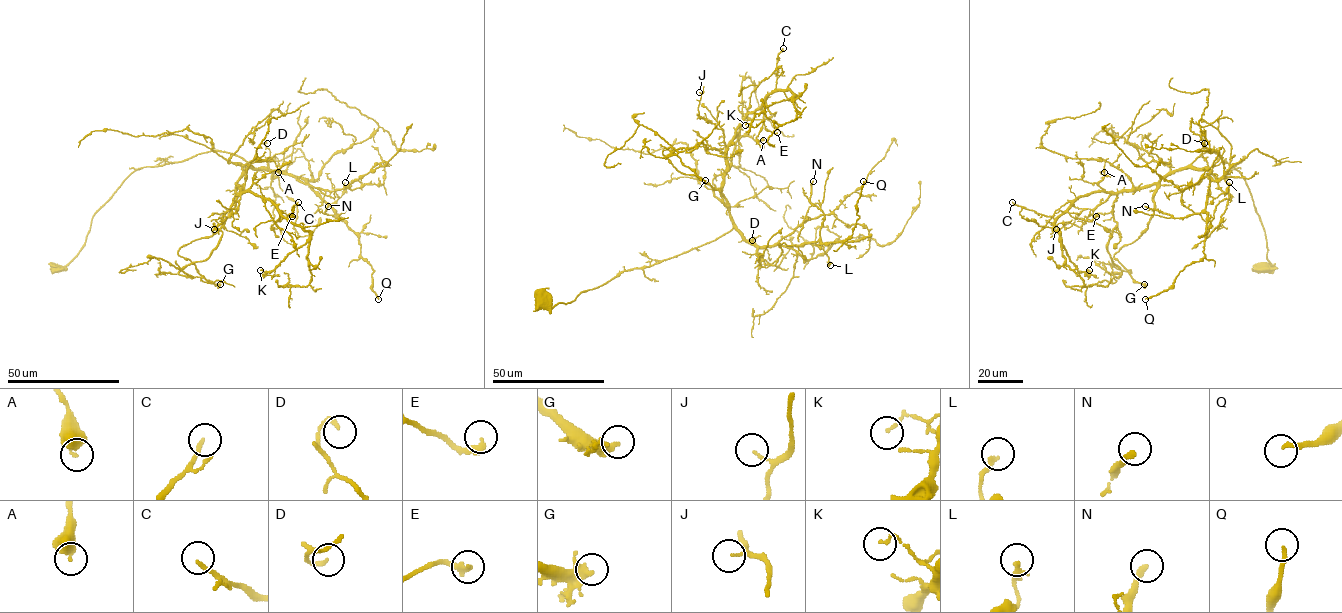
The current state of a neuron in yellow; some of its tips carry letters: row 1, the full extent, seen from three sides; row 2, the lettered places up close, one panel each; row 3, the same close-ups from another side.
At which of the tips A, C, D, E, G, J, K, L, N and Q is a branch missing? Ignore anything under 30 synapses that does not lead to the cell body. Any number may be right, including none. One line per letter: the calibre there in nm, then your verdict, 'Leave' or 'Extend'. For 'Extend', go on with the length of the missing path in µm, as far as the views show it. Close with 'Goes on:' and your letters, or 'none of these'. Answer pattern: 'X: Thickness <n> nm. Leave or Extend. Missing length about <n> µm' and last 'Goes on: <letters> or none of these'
A: Thickness 480 nm. Leave
C: Thickness 180 nm. Leave
D: Thickness 190 nm. Leave
E: Thickness 280 nm. Leave
G: Thickness 280 nm. Extend. Missing length about 150 µm
J: Thickness 70 nm. Leave
K: Thickness 140 nm. Leave
L: Thickness 240 nm. Leave
N: Thickness 280 nm. Extend. Missing length about 45 µm
Q: Thickness 200 nm. Leave
Goes on: G, N

